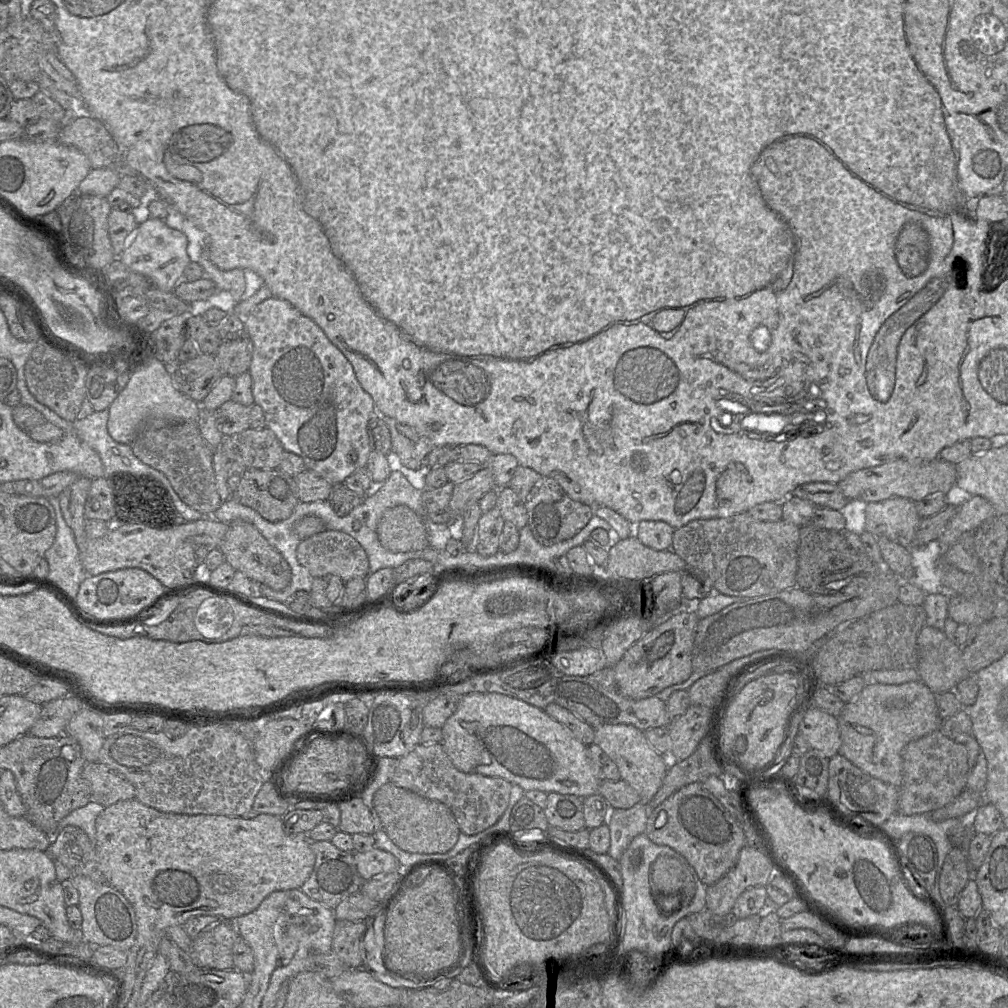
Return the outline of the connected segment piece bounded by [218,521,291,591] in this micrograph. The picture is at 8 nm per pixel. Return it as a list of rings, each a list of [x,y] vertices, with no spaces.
[[[233,521],[218,547],[224,554],[225,561],[235,571],[240,571],[250,579],[264,584],[276,591],[284,590],[291,582],[291,569],[287,561],[252,524],[245,521]]]

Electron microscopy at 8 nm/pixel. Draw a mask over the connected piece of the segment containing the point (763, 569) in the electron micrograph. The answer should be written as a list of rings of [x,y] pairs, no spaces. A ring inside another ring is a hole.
[[[741,513],[726,518],[694,520],[675,529],[671,550],[685,561],[688,568],[704,573],[712,583],[713,592],[754,598],[796,586],[799,537],[800,527],[795,524],[783,520],[757,521],[748,513]]]

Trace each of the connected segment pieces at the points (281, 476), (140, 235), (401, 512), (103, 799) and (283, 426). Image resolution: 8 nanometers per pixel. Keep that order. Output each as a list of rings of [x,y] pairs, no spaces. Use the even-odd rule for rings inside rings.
[[[246,468],[232,498],[252,508],[269,522],[286,520],[300,502],[294,477],[280,469]]]
[[[138,218],[138,227],[119,258],[131,270],[147,277],[152,286],[171,292],[184,278],[184,270],[190,263],[187,254],[188,239],[184,232],[170,228],[164,220]]]
[[[406,505],[386,509],[376,533],[380,544],[393,553],[420,551],[430,546],[425,520]]]
[[[86,762],[82,776],[91,787],[92,801],[104,807],[135,798],[134,786],[118,771],[101,762]]]
[[[271,297],[256,305],[244,318],[244,331],[252,341],[252,360],[249,373],[252,378],[252,394],[254,403],[258,404],[265,413],[266,426],[271,429],[279,439],[285,451],[300,456],[306,468],[317,473],[332,485],[345,483],[346,478],[359,468],[365,467],[371,452],[369,435],[367,431],[370,418],[377,412],[374,401],[356,378],[353,367],[343,353],[328,339],[323,330],[310,318],[304,316],[289,301]]]

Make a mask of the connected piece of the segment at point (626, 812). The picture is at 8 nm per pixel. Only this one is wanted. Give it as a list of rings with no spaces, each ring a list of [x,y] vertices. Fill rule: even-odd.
[[[638,803],[629,809],[610,809],[609,817],[605,823],[610,830],[610,847],[608,849],[608,855],[617,861],[620,860],[632,839],[645,832],[651,810],[653,809],[650,809],[649,805],[644,803]]]

